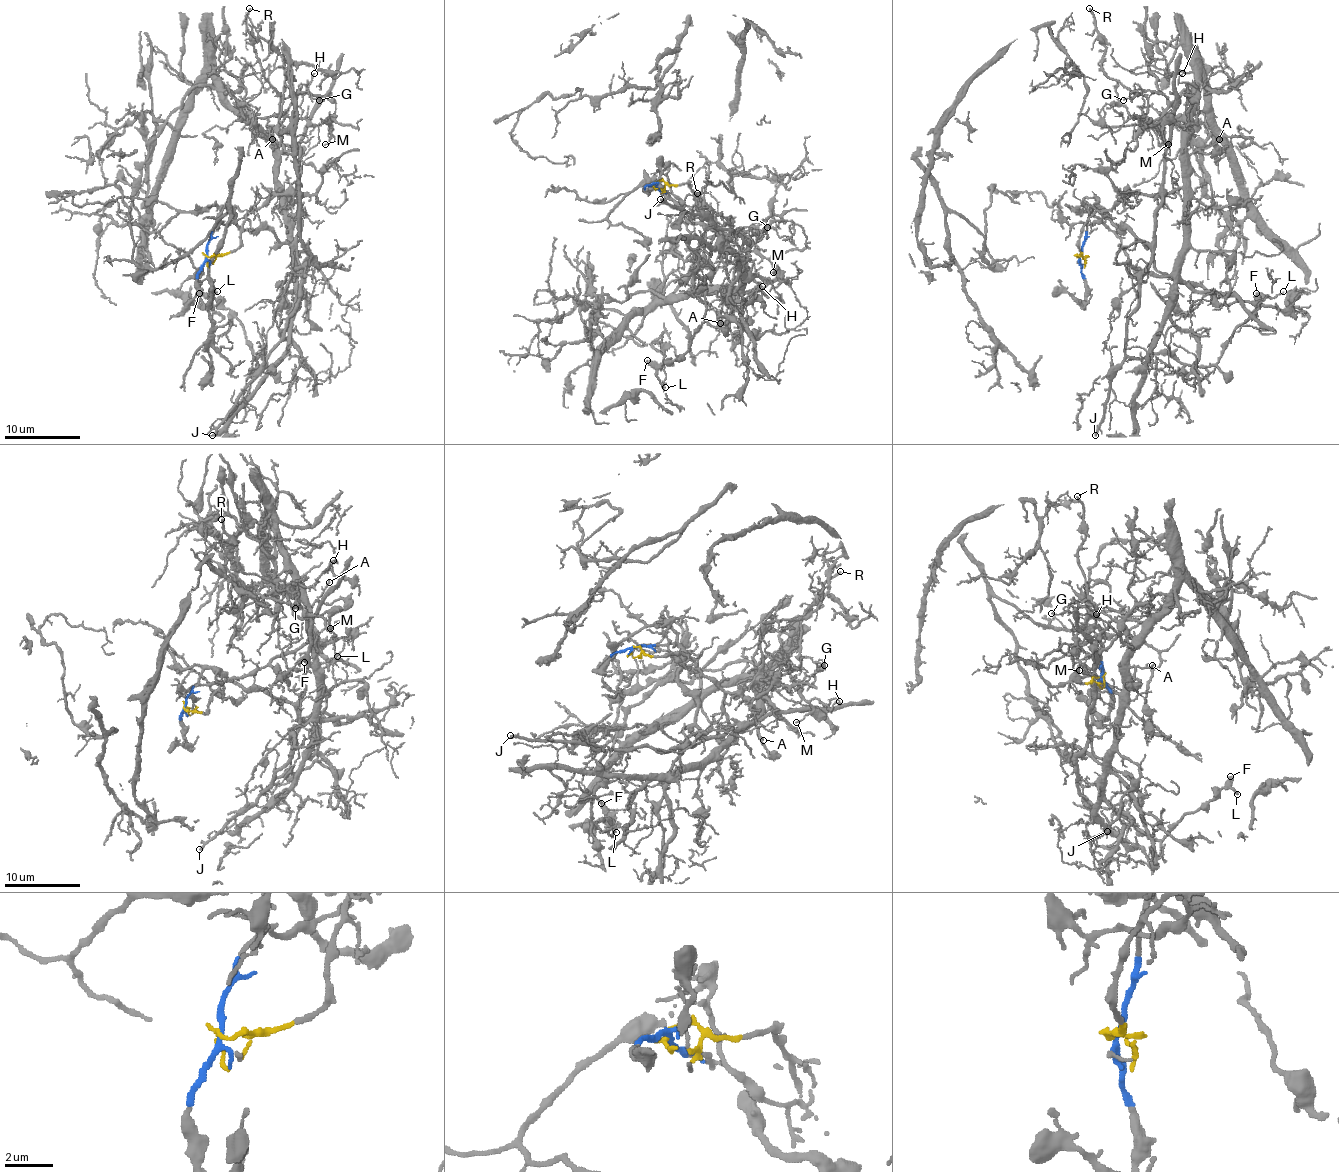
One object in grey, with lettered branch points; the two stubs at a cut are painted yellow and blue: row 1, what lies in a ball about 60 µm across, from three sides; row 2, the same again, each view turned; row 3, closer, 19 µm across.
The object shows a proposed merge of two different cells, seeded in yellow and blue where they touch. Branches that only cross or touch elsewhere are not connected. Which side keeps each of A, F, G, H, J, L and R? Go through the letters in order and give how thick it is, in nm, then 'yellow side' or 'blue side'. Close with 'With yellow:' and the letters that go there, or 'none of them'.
A: 160 nm | yellow side
F: 380 nm | blue side
G: 90 nm | blue side
H: 110 nm | yellow side
J: 240 nm | blue side
L: 120 nm | blue side
R: 180 nm | blue side
With yellow: A, H

